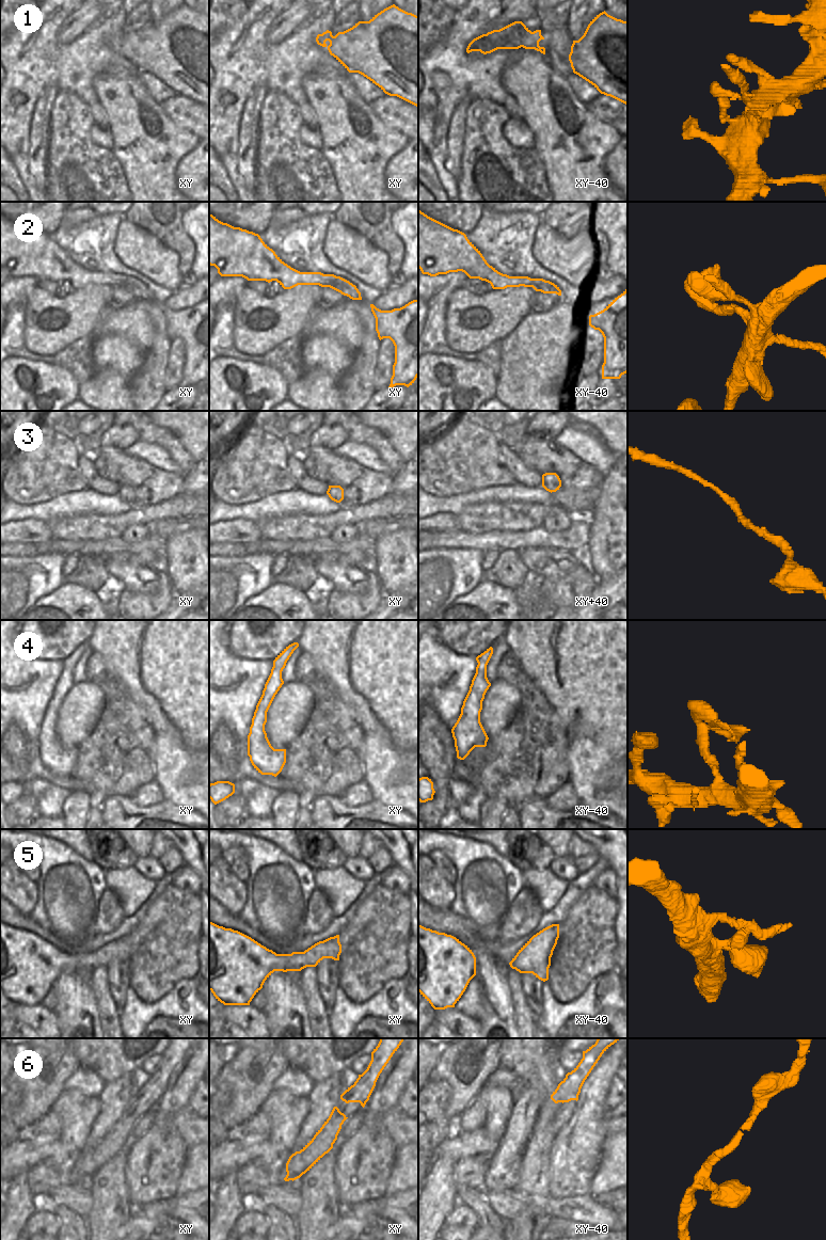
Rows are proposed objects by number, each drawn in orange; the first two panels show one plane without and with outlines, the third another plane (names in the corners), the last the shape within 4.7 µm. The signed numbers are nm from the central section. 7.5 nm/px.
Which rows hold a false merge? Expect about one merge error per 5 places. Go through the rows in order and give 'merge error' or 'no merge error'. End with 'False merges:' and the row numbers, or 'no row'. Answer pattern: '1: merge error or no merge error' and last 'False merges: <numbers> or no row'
1: no merge error
2: no merge error
3: no merge error
4: no merge error
5: no merge error
6: no merge error
False merges: no row

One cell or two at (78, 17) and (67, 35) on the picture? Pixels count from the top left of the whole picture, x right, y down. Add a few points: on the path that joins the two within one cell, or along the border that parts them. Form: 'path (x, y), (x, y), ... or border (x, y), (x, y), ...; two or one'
path (78, 21), (69, 31); one

